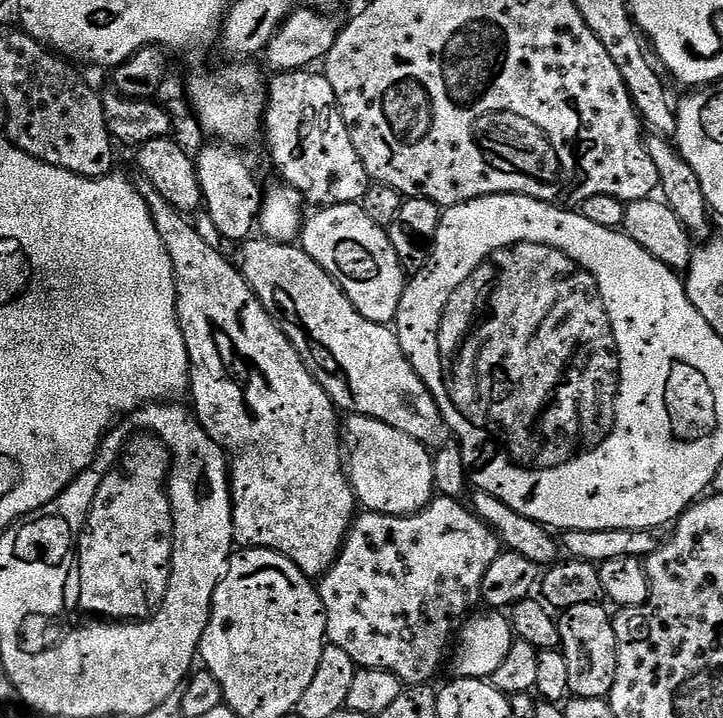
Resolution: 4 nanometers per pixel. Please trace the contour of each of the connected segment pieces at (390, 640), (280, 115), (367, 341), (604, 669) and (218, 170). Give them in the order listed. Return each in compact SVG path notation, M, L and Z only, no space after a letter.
M437 495L425 508L420 512L415 512L412 516L387 516L381 512L364 510L353 519L344 546L340 549L340 555L336 557L332 567L324 573L319 581L318 591L320 601L324 604L324 613L328 623L328 640L334 646L342 646L342 650L346 650L346 654L350 654L350 658L360 668L386 670L397 676L401 685L411 686L432 682L432 679L436 676L436 671L443 664L445 667L450 645L453 643L462 621L475 609L472 608L475 604L479 605L481 603L480 583L482 578L486 574L486 570L490 570L490 566L498 559L502 551L500 537L476 515L471 507L466 506L466 508L463 508L460 504L462 503L459 499Z
M301 70L271 78L266 88L262 136L265 141L268 139L268 152L284 179L281 181L298 190L309 205L316 204L312 206L363 201L370 177L362 158L358 158L358 150L354 150L354 142L350 142L350 130L346 130L334 86L330 86L327 76L316 70Z
M249 239L239 249L238 267L264 309L286 334L304 365L311 370L313 378L323 386L337 409L344 411L345 408L345 413L386 422L386 426L394 426L394 430L402 430L402 434L410 434L410 438L432 442L442 429L440 407L432 397L432 391L412 369L395 331L389 325L375 324L362 318L332 275L310 259L303 248L292 242L279 244L277 240L256 239Z
M603 603L583 604L563 609L559 617L560 642L566 667L569 671L569 693L573 697L594 698L603 700L611 693L616 677L616 631L612 625L613 617L603 608Z
M223 142L208 143L212 144L206 145L200 156L195 157L198 182L204 195L203 207L207 216L214 218L214 226L218 226L218 230L227 240L247 241L253 235L260 219L262 187L260 188L259 182L252 177L247 162L240 157L243 155L235 147Z

